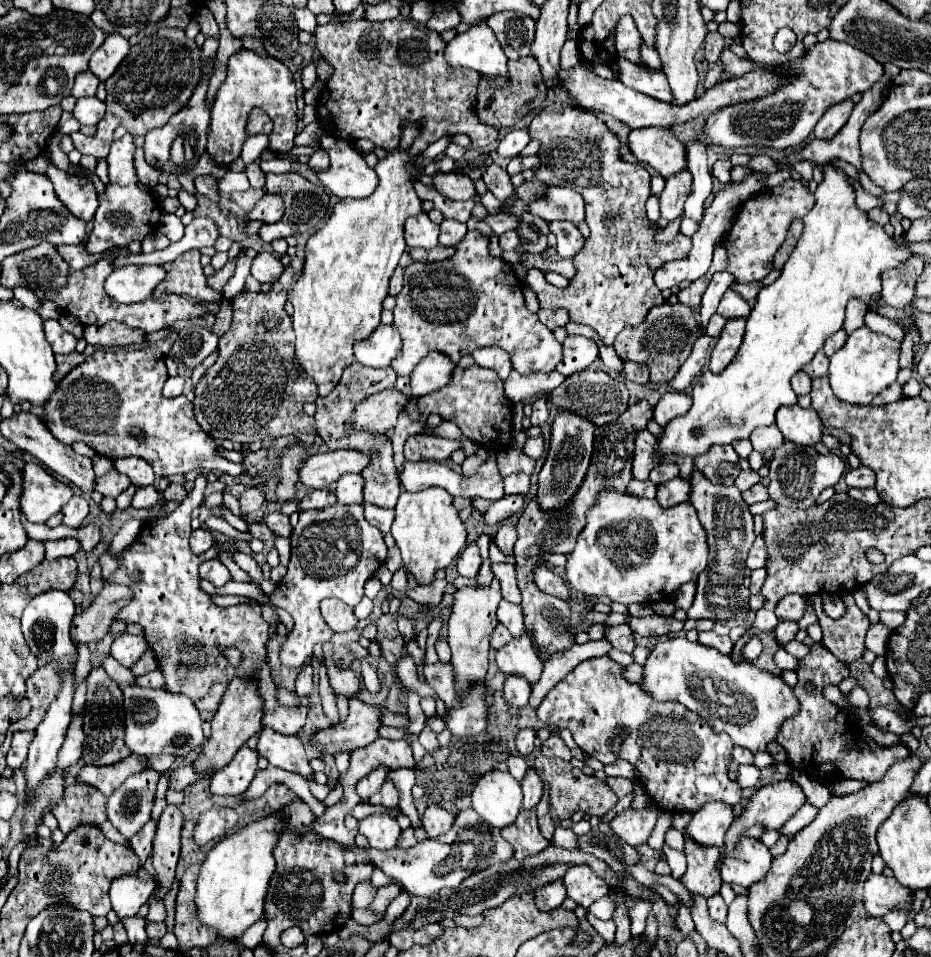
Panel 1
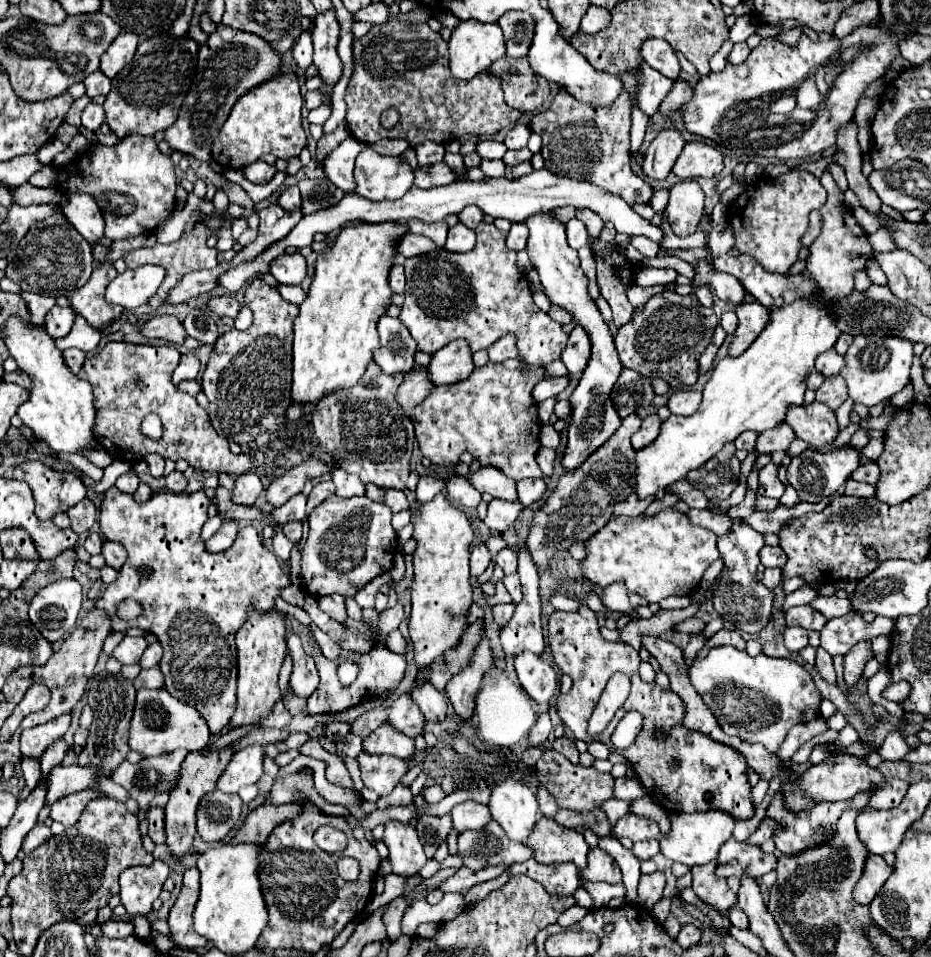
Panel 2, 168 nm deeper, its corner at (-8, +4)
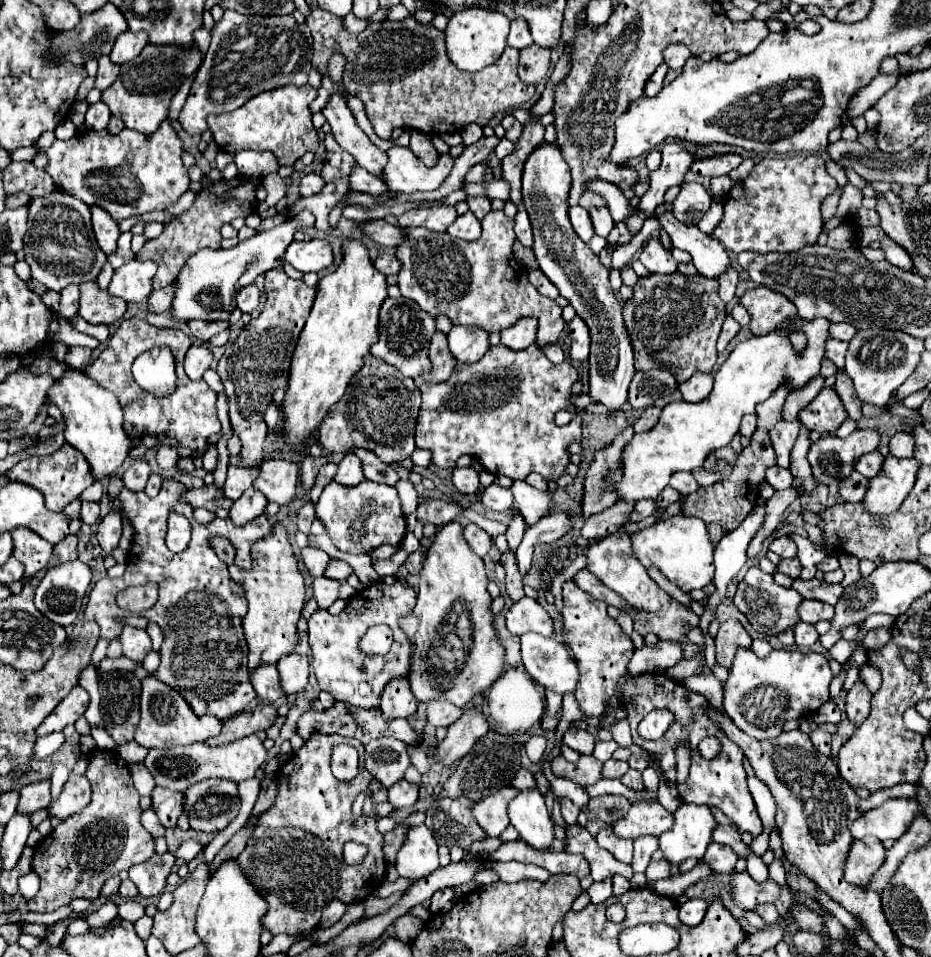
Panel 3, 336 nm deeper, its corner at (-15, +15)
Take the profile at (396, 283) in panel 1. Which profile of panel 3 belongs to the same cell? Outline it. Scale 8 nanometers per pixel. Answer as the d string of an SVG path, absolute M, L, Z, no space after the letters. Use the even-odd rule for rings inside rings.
M380 255L376 261L374 261L376 269L384 275L398 275L400 269L402 269L402 261L394 255Z

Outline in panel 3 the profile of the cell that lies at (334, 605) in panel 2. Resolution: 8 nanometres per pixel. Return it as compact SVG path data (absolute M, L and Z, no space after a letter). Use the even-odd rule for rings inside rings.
M326 577L314 579L312 591L314 591L314 597L318 601L318 607L328 609L338 599L338 589L340 589L338 581L332 581L332 579L326 579Z

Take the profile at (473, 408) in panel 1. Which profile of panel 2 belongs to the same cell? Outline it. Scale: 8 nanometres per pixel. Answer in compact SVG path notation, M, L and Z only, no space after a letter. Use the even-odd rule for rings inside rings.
M521 358L505 360L501 364L487 362L483 368L475 368L473 374L467 380L461 380L457 384L443 384L437 386L421 404L413 408L411 418L415 424L415 436L417 444L423 456L427 456L433 464L439 466L455 466L459 462L459 456L463 452L469 452L479 466L495 466L505 472L511 480L519 482L523 478L541 478L543 472L535 460L541 442L541 422L537 412L537 402L533 400L531 392L537 382L545 378L545 370L541 366L533 368L525 364Z

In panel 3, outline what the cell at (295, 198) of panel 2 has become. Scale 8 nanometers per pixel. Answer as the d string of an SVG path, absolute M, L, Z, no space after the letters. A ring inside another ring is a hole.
M308 173L300 179L300 195L302 197L310 197L310 195L316 195L320 193L320 189L324 187L324 181L316 175L316 173Z

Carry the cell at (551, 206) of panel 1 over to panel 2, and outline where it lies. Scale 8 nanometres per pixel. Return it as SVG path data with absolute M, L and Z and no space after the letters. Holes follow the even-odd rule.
M585 208L585 210L577 210L577 220L581 220L581 222L585 224L589 236L597 240L597 236L599 236L601 230L603 230L603 222L601 222L601 218L599 218L593 210L587 210L587 208Z

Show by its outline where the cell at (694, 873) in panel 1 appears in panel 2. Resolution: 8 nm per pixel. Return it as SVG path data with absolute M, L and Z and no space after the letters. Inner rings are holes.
M715 864L693 866L693 892L713 910L727 914L737 904L737 894L731 892L725 878L715 876Z

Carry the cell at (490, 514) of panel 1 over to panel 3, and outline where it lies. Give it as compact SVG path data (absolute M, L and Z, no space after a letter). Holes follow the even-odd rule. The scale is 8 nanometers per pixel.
M490 485L484 489L484 495L480 499L488 509L492 511L508 511L512 509L514 501L512 501L512 491L500 485Z

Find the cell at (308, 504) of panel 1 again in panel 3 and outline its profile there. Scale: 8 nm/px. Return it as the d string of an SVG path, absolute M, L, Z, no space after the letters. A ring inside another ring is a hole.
M326 463L326 465L320 469L320 473L318 473L318 477L316 477L316 483L314 483L312 491L310 491L310 501L312 501L314 505L318 503L318 497L320 497L320 493L324 491L324 487L326 487L330 481L334 481L334 475L336 475L336 465L334 465L334 463Z

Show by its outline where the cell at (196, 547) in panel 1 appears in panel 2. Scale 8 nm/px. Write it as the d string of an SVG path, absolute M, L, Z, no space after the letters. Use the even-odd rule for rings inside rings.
M223 520L221 528L217 530L217 534L211 540L205 542L207 550L209 552L223 552L223 550L227 550L233 544L233 540L235 540L237 530L239 530L237 520Z

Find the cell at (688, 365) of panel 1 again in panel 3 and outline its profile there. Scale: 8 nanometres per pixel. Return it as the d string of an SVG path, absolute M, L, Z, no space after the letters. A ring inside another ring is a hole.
M728 315L726 321L724 321L724 325L722 325L722 333L720 333L720 337L718 337L718 353L722 353L722 351L726 349L726 345L728 345L730 339L738 333L738 329L740 329L738 321Z

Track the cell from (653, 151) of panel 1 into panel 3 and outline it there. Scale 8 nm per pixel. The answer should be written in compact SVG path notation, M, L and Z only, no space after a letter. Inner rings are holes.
M724 153L724 155L714 155L714 157L702 157L694 159L692 163L692 173L696 175L706 175L706 177L716 177L716 175L726 175L734 167L738 167L742 157L738 153Z

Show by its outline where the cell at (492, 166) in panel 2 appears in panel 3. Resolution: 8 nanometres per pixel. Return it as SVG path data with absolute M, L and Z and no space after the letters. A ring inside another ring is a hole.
M480 161L480 163L476 163L476 165L468 171L466 181L480 181L480 179L484 179L484 173L486 173L488 167L490 167L488 161Z

